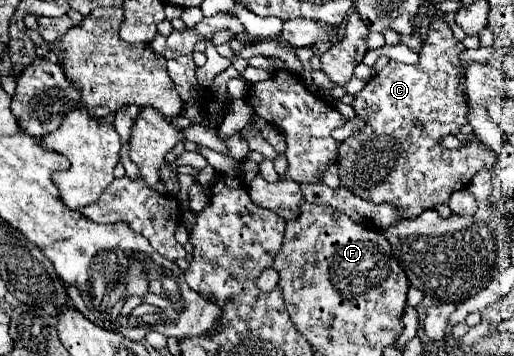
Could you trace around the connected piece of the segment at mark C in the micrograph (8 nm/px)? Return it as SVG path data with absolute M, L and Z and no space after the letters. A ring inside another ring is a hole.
M435 16L417 64L407 66L391 60L365 84L361 96L355 96L353 108L367 124L339 144L341 186L371 204L393 204L403 218L417 218L437 204L447 204L451 194L467 188L477 172L495 166L495 152L479 140L464 140L463 147L453 150L439 144L443 134L457 134L469 118L457 84L465 74L465 62L459 60L463 50L465 46L455 40L443 16ZM413 120L421 120L423 130L415 128Z

